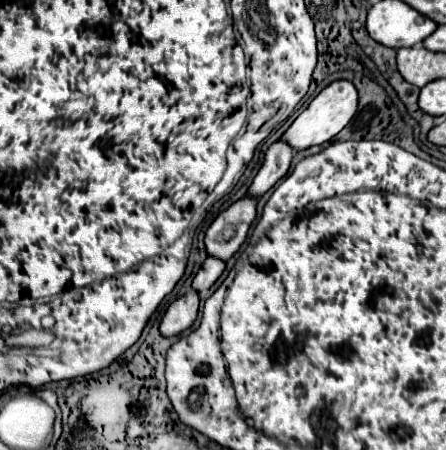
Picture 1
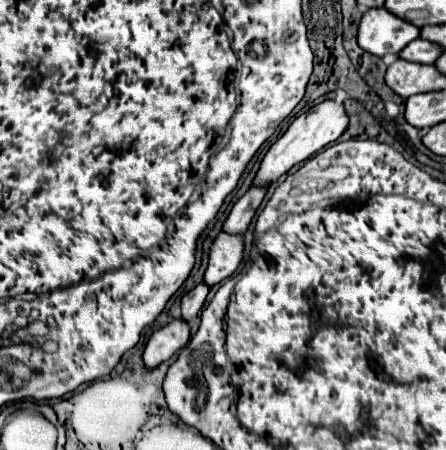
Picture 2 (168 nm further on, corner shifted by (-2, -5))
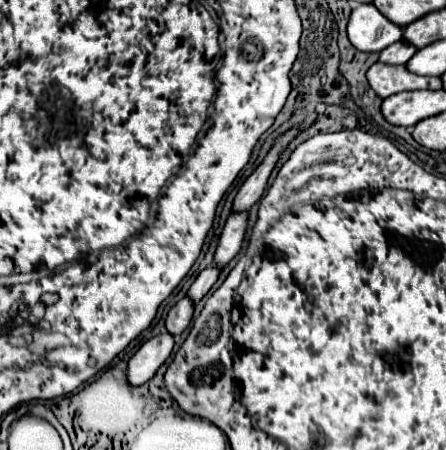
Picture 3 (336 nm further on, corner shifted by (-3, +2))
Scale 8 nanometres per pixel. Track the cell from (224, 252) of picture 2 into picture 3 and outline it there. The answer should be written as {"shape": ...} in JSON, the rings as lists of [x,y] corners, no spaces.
{"shape":[[[209,265],[207,269],[203,269],[203,271],[197,275],[197,279],[193,281],[193,285],[191,285],[191,289],[189,289],[187,295],[193,297],[195,303],[199,303],[201,297],[213,287],[213,283],[215,283],[217,277],[219,277],[219,273],[221,273],[221,267],[217,267],[217,265]]]}

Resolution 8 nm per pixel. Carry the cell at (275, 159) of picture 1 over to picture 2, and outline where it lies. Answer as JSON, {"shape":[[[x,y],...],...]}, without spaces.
{"shape":[[[250,188],[232,208],[230,216],[224,222],[224,232],[226,234],[244,234],[250,226],[250,220],[256,212],[256,208],[260,206],[262,198],[266,194],[266,188]]]}

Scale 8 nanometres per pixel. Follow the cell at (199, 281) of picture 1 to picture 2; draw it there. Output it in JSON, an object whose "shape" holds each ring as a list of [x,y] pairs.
{"shape":[[[198,284],[194,290],[190,290],[188,294],[184,294],[182,304],[180,304],[180,310],[182,310],[180,318],[184,322],[192,322],[192,318],[196,318],[198,312],[202,310],[206,296],[208,296],[208,288],[204,284]]]}

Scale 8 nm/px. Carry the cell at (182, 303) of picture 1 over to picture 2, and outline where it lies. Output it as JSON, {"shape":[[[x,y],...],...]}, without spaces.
{"shape":[[[174,320],[168,326],[156,330],[150,336],[150,340],[142,352],[142,362],[144,362],[146,370],[154,370],[162,362],[172,358],[178,350],[182,350],[186,346],[188,338],[190,338],[190,328],[184,320]]]}

